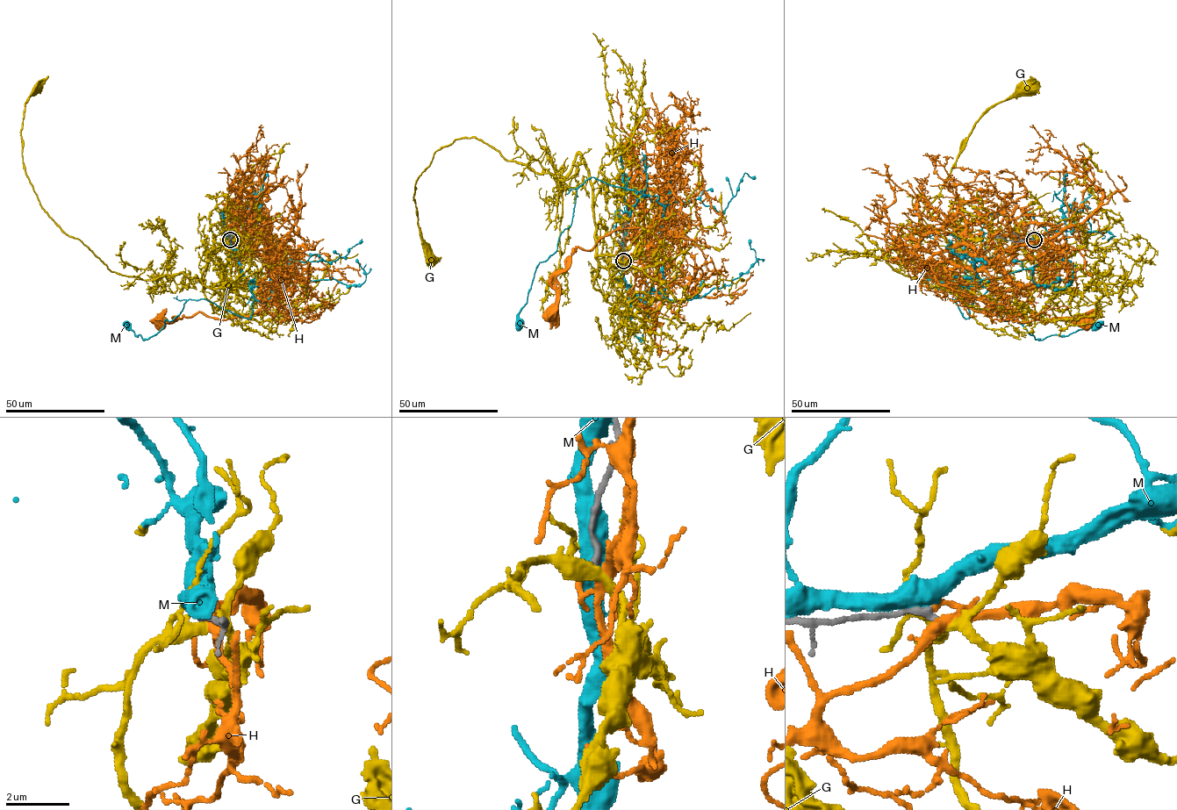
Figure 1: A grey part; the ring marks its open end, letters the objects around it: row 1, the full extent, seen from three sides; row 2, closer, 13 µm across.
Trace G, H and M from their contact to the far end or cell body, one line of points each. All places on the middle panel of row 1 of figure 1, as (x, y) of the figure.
G: (623, 261), (604, 268), (596, 256), (579, 154), (557, 179), (475, 137), (439, 148), (415, 182), (428, 258)
H: (623, 261), (640, 186), (663, 177), (670, 226), (613, 230), (592, 248), (577, 247), (556, 277), (554, 311)
M: (623, 259), (631, 210), (646, 195), (590, 177), (577, 189), (571, 224), (557, 249), (536, 268), (520, 324)

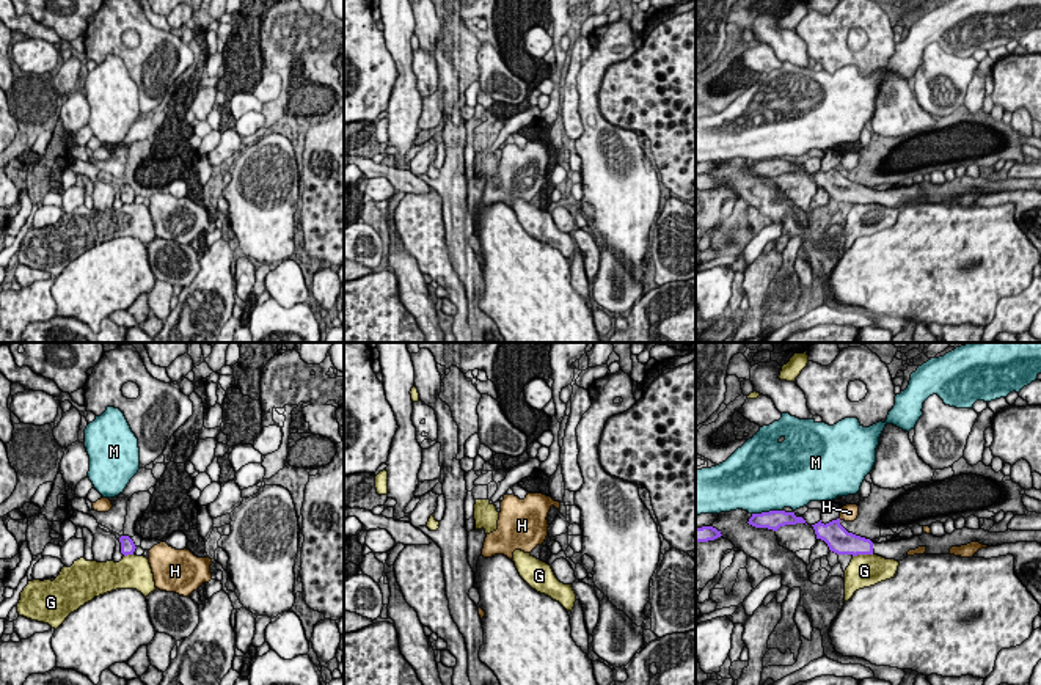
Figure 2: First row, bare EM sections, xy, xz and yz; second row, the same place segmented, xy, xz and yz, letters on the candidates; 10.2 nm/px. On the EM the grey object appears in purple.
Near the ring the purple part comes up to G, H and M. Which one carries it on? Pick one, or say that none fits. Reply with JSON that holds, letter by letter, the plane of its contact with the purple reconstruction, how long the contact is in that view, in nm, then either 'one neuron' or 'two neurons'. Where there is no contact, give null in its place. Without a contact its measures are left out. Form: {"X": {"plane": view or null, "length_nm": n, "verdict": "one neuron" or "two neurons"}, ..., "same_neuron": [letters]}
{"G": {"plane": "yz", "length_nm": 220, "verdict": "two neurons"}, "H": {"plane": null, "verdict": "two neurons"}, "M": {"plane": "yz", "length_nm": 300, "verdict": "two neurons"}, "same_neuron": []}

